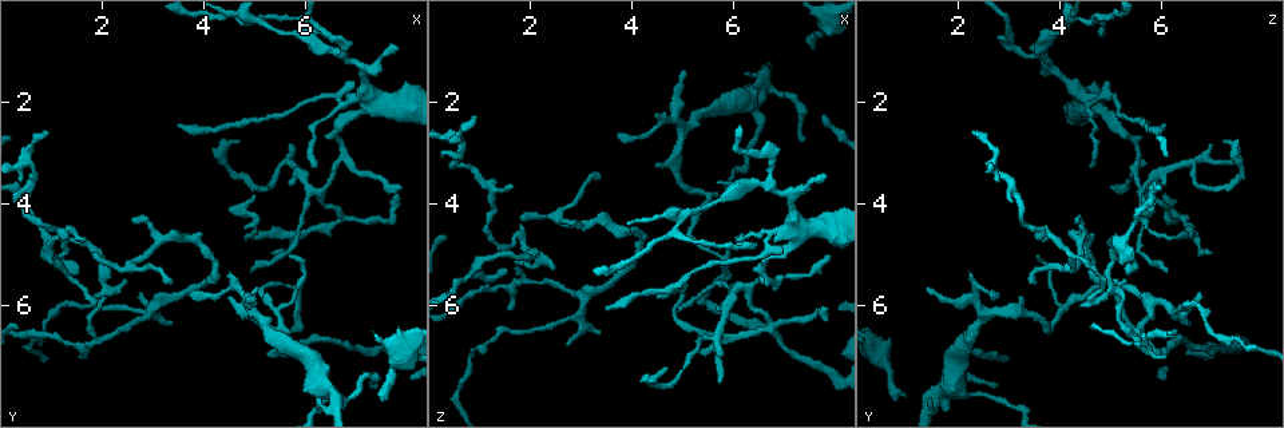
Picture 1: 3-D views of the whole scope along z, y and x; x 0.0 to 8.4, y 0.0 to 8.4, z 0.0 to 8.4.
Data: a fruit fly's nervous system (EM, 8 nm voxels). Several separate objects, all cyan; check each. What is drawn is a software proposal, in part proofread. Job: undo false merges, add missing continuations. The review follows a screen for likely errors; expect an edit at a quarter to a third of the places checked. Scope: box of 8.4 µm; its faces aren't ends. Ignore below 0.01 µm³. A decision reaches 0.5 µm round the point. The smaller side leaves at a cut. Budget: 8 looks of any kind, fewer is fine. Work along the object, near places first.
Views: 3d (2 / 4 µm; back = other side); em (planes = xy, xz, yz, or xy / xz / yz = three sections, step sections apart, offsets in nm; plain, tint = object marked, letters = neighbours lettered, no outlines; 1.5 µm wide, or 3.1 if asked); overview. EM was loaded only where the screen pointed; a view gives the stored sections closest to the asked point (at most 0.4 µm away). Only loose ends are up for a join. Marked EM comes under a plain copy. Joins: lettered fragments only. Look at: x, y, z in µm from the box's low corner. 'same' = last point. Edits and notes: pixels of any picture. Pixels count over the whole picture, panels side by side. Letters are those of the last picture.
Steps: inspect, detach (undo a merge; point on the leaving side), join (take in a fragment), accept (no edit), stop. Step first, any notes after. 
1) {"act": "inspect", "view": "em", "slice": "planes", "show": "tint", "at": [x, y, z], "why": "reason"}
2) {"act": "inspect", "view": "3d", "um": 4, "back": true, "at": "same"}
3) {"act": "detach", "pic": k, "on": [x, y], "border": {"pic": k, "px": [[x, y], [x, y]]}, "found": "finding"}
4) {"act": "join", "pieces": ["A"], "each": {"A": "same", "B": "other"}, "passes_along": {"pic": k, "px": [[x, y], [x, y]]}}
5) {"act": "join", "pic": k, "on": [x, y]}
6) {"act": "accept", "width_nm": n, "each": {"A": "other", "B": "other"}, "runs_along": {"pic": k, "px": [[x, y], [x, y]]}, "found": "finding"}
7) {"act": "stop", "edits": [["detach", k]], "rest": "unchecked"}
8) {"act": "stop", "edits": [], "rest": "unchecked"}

{"act": "inspect", "view": "3d", "um": 2, "at": [0.95, 4.85, 5.20]}

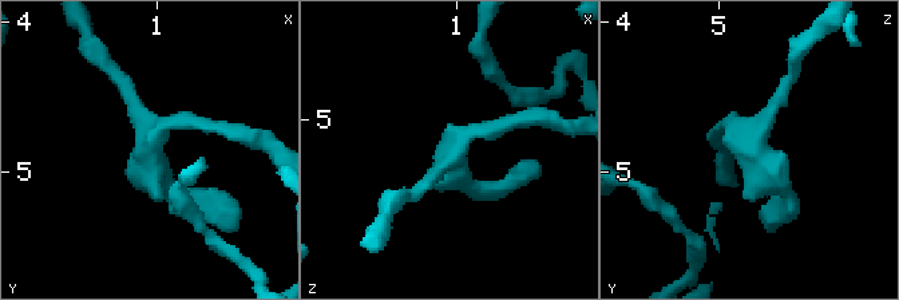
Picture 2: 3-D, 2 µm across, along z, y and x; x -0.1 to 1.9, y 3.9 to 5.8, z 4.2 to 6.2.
{"act": "inspect", "view": "em", "slice": "planes", "show": "letters", "at": [1.00, 4.84, 5.20], "why": "now the EM"}

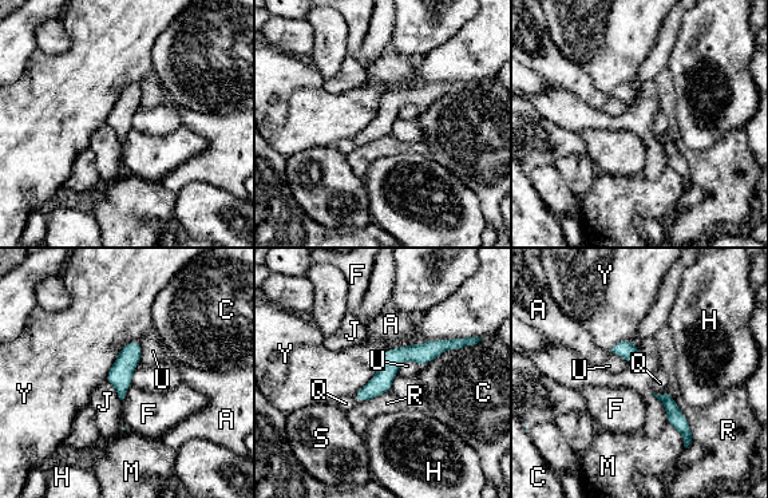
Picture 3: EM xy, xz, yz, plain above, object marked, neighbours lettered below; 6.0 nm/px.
{"act": "accept", "longest_contact_nm": ["Y", 400], "each": {"A": "other", "C": "other", "F": "other", "H": "other", "J": "other", "M": "other", "Q": "other", "R": "other", "S": "other", "U": "other", "Y": "other"}, "border": {"pic": 3, "px": [[665, 388], [660, 394], [653, 392]]}, "found": "one cell here"}

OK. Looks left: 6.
{"act": "inspect", "view": "em", "slice": "xz", "step": 4, "show": "letters", "at": [1.55, 7.00, 6.05], "why": "thin end"}

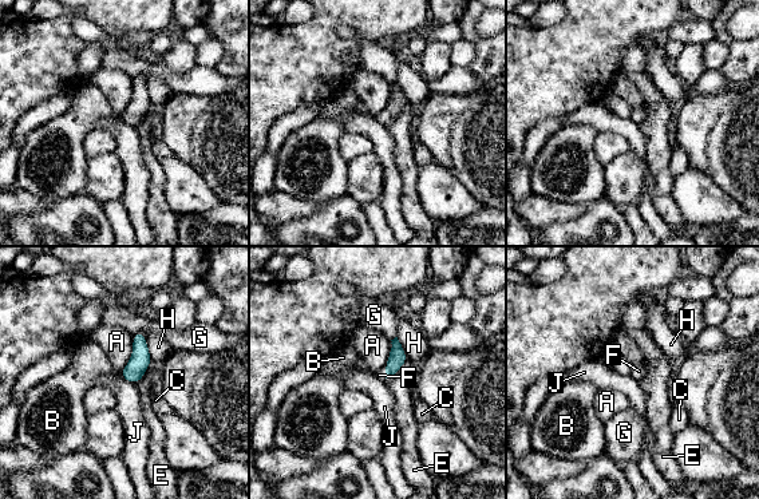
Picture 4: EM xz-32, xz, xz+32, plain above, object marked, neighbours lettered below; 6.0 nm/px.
{"act": "inspect", "view": "em", "slice": "planes", "show": "letters", "at": "same"}

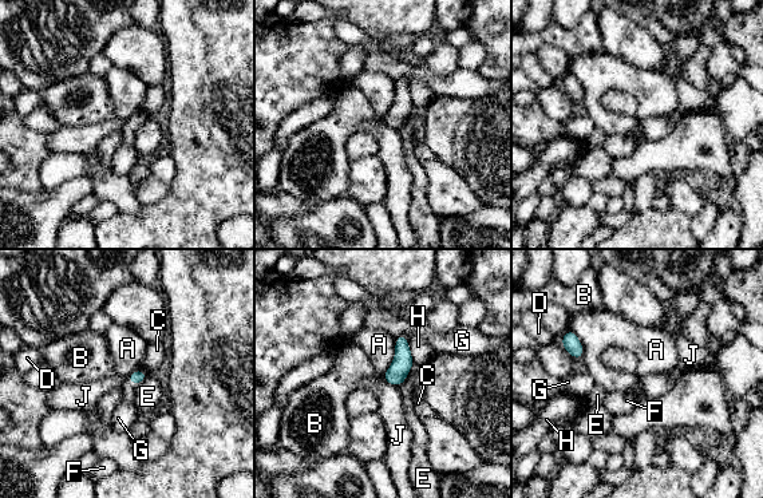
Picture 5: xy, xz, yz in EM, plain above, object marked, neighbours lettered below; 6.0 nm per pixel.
{"act": "join", "pieces": ["F"], "each": {"A": "other", "B": "other", "C": "other", "D": "other", "E": "other", "F": "same", "G": "other", "H": "other", "J": "other"}, "passes_along": {"pic": 5, "px": [[139, 375], [131, 382], [129, 388]]}, "found": "it goes on there"}

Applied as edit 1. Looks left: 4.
{"act": "inspect", "view": "overview", "why": "redraw"}

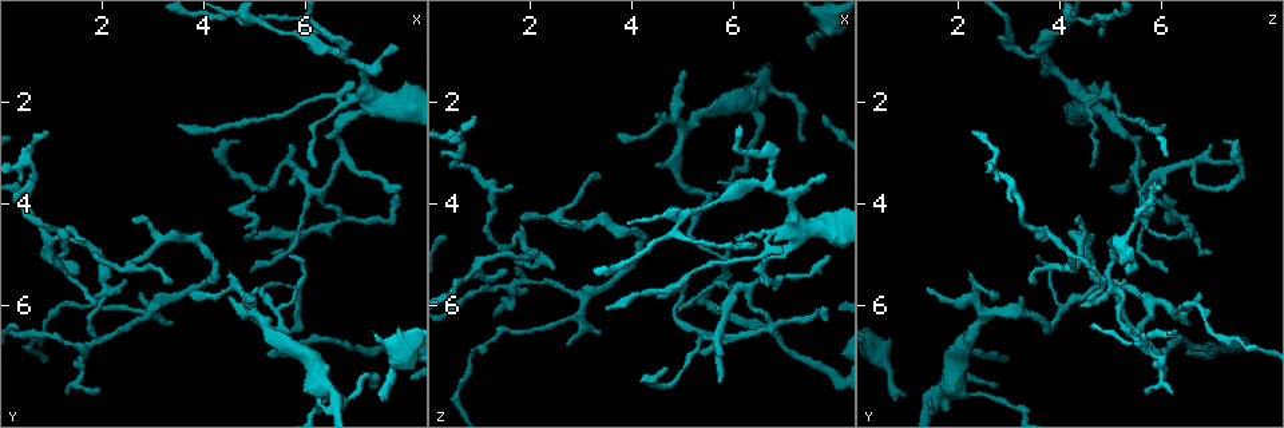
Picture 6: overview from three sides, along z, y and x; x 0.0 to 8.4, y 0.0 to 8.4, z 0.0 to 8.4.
{"act": "inspect", "view": "em", "slice": "planes", "show": "letters", "at": [4.45, 5.85, 3.25], "why": "an open end"}

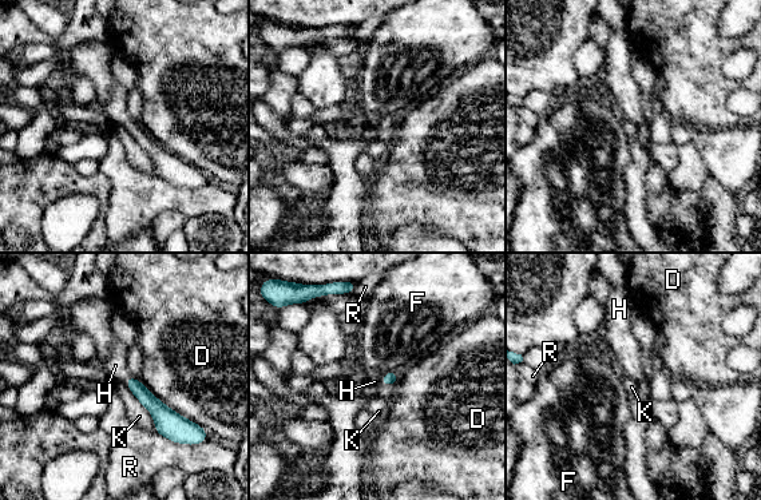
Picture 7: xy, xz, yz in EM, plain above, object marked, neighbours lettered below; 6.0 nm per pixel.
{"act": "join", "pieces": ["H"], "each": {"D": "other", "F": "other", "H": "same", "K": "other", "R": "other"}, "found": "it goes on there"}

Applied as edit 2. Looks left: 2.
{"act": "stop", "edits": [["join", 5], ["join", 7]], "rest": "unchecked"}

